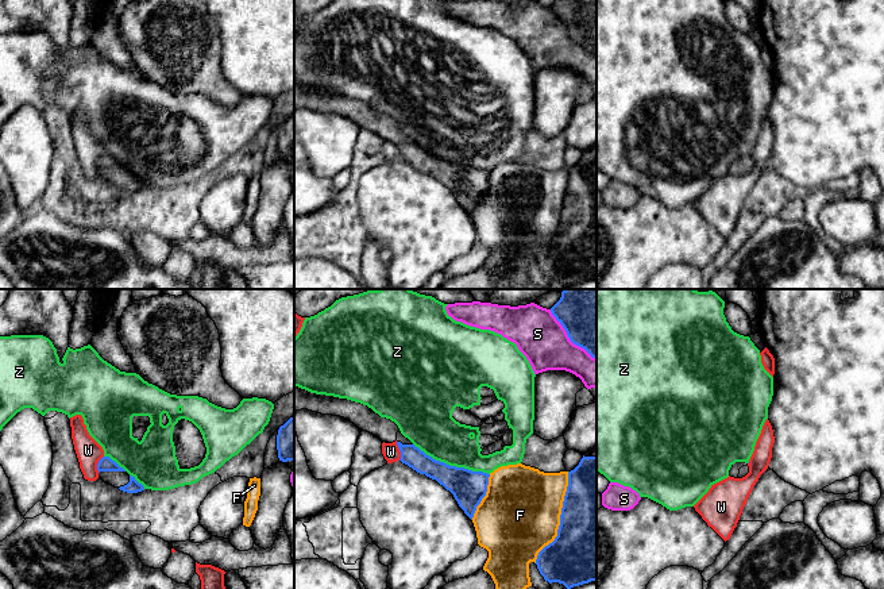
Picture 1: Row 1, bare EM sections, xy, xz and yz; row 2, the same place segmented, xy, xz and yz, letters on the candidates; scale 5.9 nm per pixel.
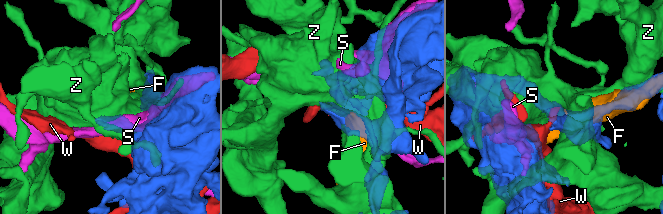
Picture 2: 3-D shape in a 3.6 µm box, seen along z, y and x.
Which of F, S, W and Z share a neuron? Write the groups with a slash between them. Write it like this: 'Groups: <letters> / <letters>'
Groups: F / S / W / Z

